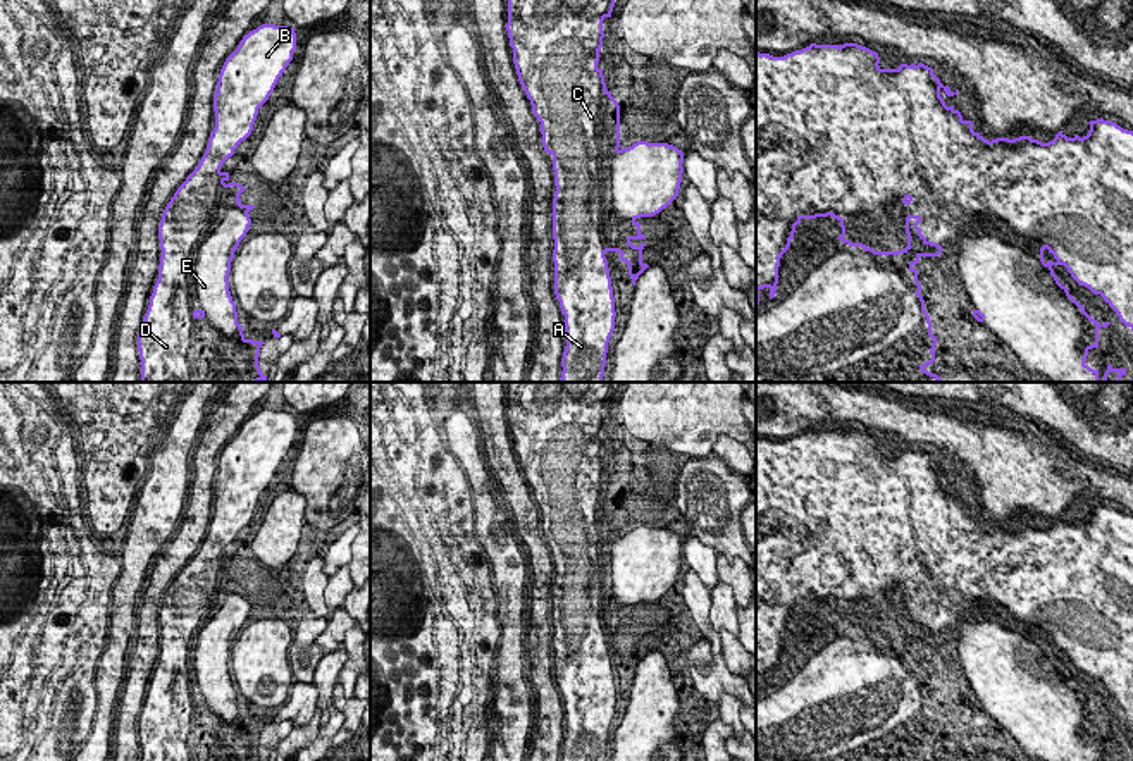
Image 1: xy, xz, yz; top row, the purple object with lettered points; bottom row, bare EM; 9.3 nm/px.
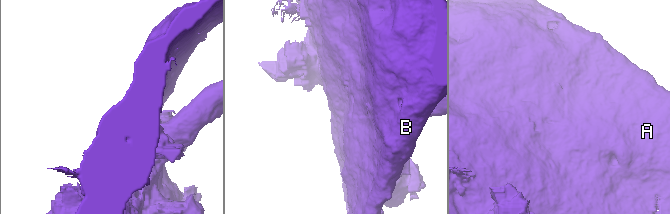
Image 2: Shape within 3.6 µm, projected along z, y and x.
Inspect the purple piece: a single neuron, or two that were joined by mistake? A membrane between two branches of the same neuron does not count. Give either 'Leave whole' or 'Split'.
Split

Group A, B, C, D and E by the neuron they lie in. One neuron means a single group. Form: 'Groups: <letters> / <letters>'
Groups: A B C D / E

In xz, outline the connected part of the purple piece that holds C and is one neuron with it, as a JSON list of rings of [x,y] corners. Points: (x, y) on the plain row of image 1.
[[[508,382],[508,410],[505,411],[513,434],[513,449],[518,467],[530,486],[532,498],[541,510],[542,532],[553,541],[553,647],[554,680],[565,701],[566,732],[561,744],[561,761],[604,761],[608,728],[615,716],[615,684],[604,639],[618,637],[603,630],[597,613],[601,589],[591,575],[591,535],[620,534],[620,491],[606,475],[603,455],[597,453],[603,432],[603,406],[611,403],[616,382]]]

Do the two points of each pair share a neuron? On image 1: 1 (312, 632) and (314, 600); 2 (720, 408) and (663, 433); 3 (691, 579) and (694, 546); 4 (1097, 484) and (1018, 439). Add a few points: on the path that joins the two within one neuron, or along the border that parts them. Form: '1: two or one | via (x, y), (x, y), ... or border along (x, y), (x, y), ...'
1: two | border along (310, 610), (326, 618)
2: one | via (706, 408), (687, 408), (677, 419)
3: two | border along (691, 569), (710, 593)
4: one | via (1078, 465), (1058, 448), (1037, 448)

